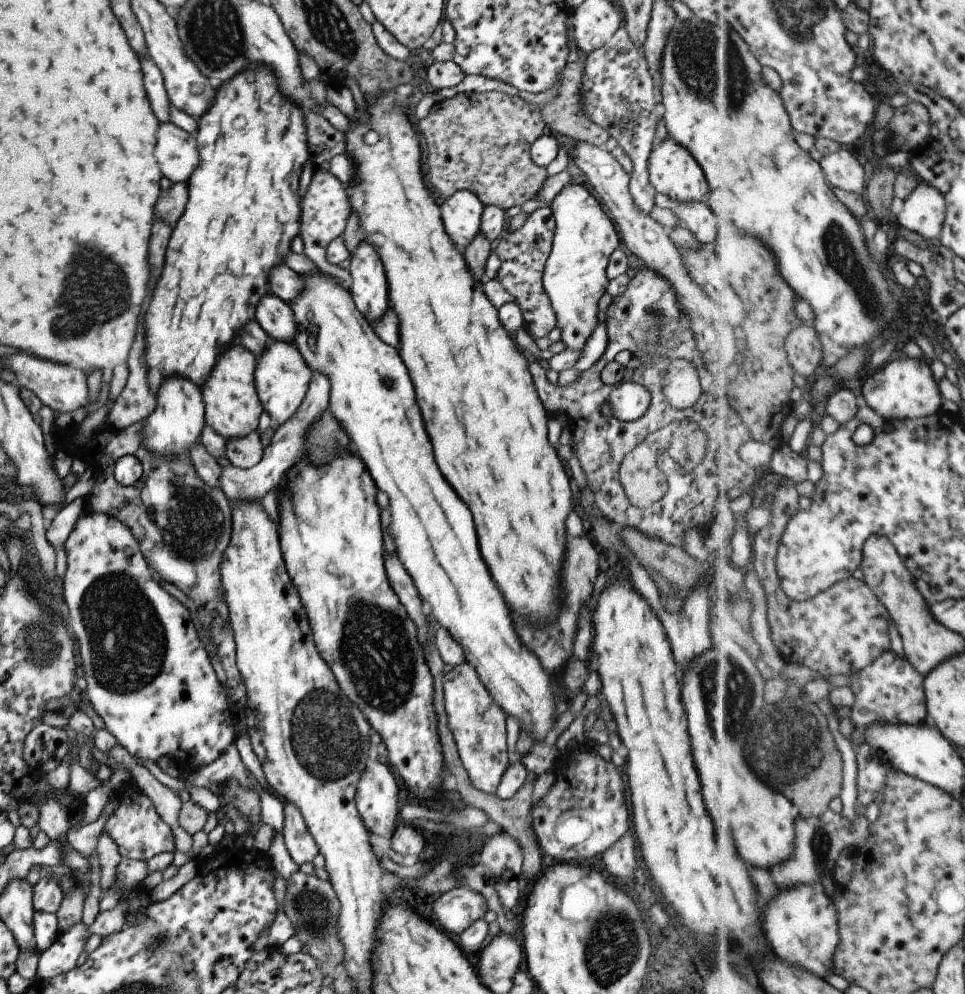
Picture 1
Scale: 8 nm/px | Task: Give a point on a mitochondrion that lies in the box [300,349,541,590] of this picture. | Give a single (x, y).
(321, 437)

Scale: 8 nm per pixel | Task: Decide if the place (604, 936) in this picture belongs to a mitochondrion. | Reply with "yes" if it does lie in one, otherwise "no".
yes

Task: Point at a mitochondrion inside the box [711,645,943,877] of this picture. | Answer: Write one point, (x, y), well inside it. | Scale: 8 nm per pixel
(801, 753)

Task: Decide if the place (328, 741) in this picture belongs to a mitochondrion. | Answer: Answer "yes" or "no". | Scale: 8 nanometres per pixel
yes

